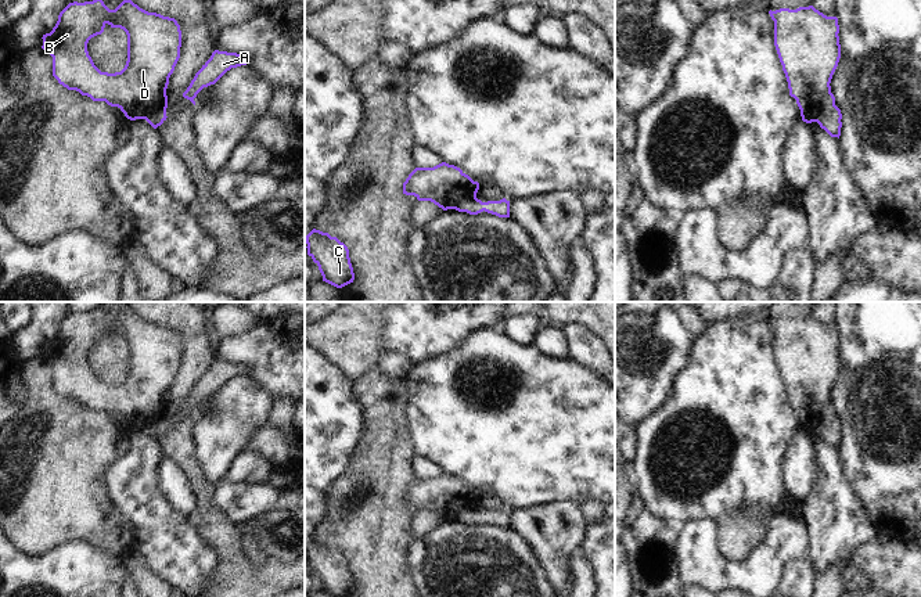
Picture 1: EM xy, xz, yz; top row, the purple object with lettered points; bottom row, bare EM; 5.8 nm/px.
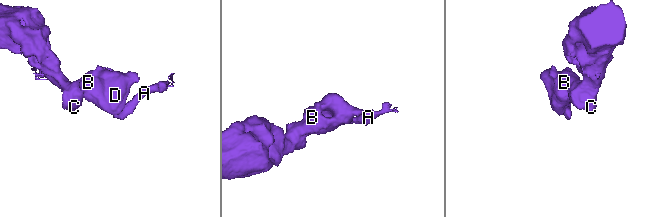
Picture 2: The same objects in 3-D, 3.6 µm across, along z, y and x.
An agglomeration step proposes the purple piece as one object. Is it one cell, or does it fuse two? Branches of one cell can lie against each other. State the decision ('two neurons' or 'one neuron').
two neurons

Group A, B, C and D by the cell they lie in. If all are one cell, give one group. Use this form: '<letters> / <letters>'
A / B C D

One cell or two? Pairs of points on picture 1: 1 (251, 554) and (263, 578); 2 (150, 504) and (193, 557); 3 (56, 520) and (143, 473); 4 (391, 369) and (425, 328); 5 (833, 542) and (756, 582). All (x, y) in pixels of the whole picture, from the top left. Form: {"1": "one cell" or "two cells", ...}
{"1": "two cells", "2": "one cell", "3": "two cells", "4": "two cells", "5": "two cells"}

